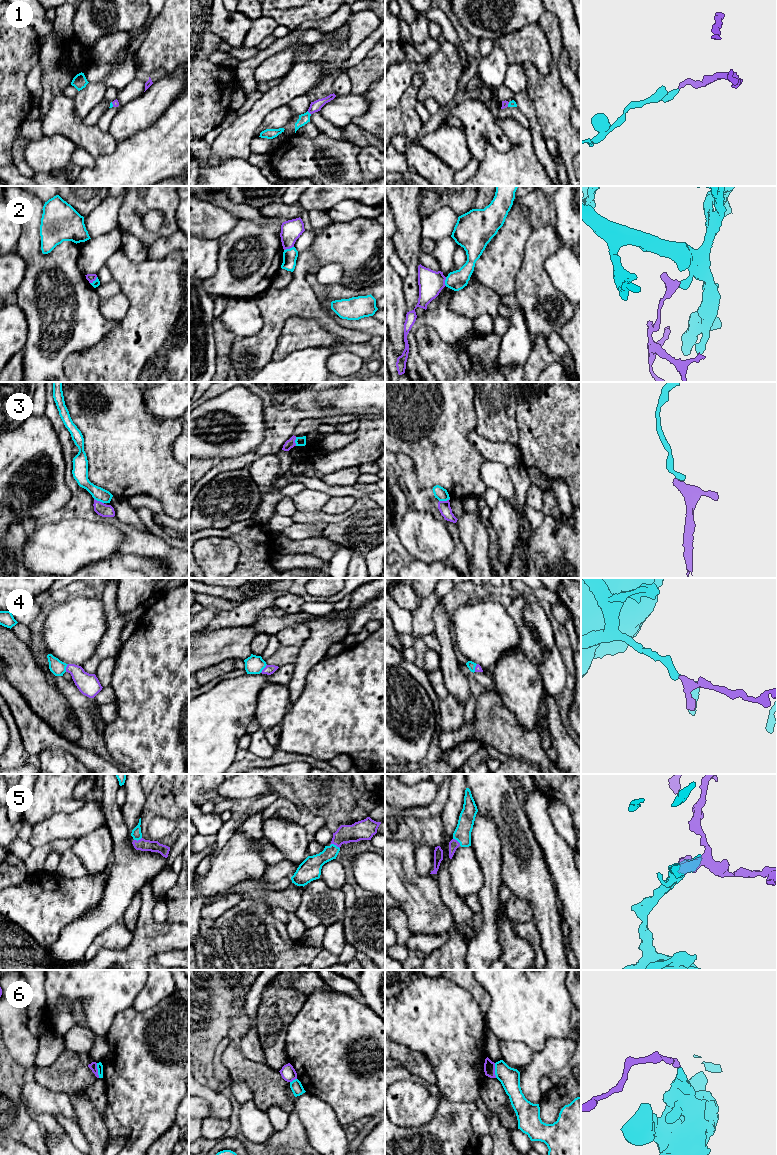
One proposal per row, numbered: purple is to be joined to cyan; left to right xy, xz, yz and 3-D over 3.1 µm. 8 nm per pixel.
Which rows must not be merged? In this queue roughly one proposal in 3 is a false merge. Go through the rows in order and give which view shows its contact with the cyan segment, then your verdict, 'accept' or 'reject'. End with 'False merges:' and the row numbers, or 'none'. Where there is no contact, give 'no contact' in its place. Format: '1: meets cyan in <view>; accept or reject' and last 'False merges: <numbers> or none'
1: meets cyan in xz; accept
2: meets cyan in xz; reject
3: meets cyan in yz; reject
4: meets cyan in xz; accept
5: meets cyan in xz; accept
6: meets cyan in xy; reject
False merges: 2, 3, 6

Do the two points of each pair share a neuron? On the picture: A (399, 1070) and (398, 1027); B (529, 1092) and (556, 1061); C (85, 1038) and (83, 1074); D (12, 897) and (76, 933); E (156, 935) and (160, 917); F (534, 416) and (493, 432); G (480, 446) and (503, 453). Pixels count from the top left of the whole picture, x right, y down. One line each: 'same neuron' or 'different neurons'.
A: different neurons
B: same neuron
C: different neurons
D: different neurons
E: different neurons
F: different neurons
G: same neuron

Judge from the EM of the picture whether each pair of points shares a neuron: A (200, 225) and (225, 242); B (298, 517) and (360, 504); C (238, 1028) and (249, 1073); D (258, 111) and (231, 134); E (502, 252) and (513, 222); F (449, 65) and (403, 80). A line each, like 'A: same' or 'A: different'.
A: different
B: same
C: same
D: same
E: same
F: same

